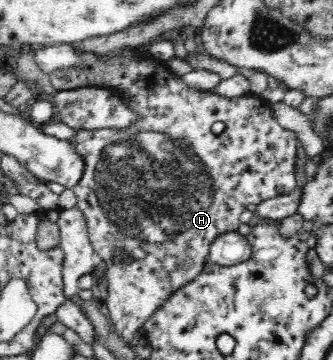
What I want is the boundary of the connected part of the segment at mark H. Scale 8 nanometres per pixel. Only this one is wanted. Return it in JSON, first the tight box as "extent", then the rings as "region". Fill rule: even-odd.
{"extent":[49,50,297,343],"region":[[[119,50],[117,55],[112,55],[112,52],[109,55],[101,55],[100,62],[94,65],[93,69],[67,68],[55,70],[49,75],[51,84],[59,91],[91,85],[119,91],[126,98],[130,108],[141,114],[141,120],[137,124],[129,126],[129,128],[123,128],[123,130],[80,129],[80,133],[73,139],[73,143],[77,145],[79,155],[83,155],[86,163],[86,172],[82,180],[73,188],[77,198],[76,207],[84,214],[88,235],[98,259],[104,262],[104,282],[106,282],[107,287],[107,299],[103,308],[109,319],[113,320],[115,332],[119,333],[119,336],[129,343],[129,340],[135,334],[135,330],[143,326],[144,322],[149,319],[149,316],[155,314],[157,308],[161,308],[160,304],[163,304],[173,291],[192,281],[202,271],[203,263],[207,261],[212,240],[215,240],[220,234],[237,231],[242,223],[239,216],[241,216],[243,210],[247,210],[249,204],[258,205],[264,200],[290,193],[297,187],[297,180],[295,180],[294,174],[297,137],[294,132],[283,128],[276,121],[270,104],[261,99],[260,96],[247,94],[229,99],[223,96],[209,95],[207,92],[200,92],[199,89],[187,86],[185,82],[181,81],[181,78],[171,74],[169,70],[160,65],[159,61],[155,59],[147,60],[145,57],[135,57],[131,50]],[[215,122],[223,122],[224,130],[220,134],[215,134],[211,130]]]}

